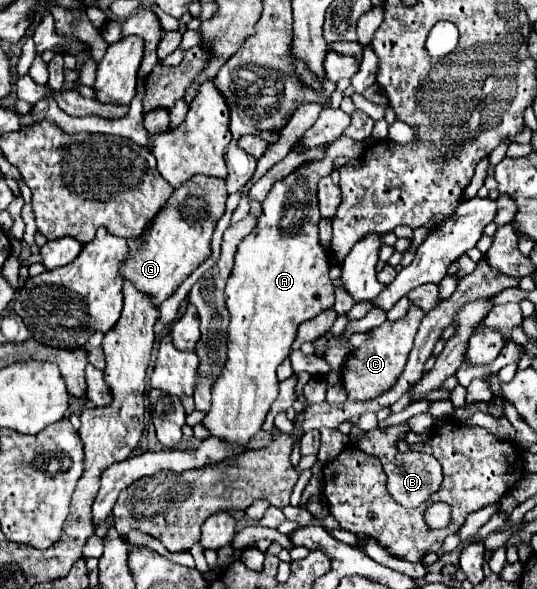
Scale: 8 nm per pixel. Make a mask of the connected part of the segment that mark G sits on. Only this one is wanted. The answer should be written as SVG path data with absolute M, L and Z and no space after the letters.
M198 175L186 181L186 185L178 187L172 193L168 205L158 211L158 215L146 229L146 237L140 241L128 239L130 253L122 263L120 277L130 281L142 293L150 295L152 305L158 307L182 285L182 281L196 267L200 267L210 257L212 233L218 219L224 215L226 199L228 191L222 179Z

